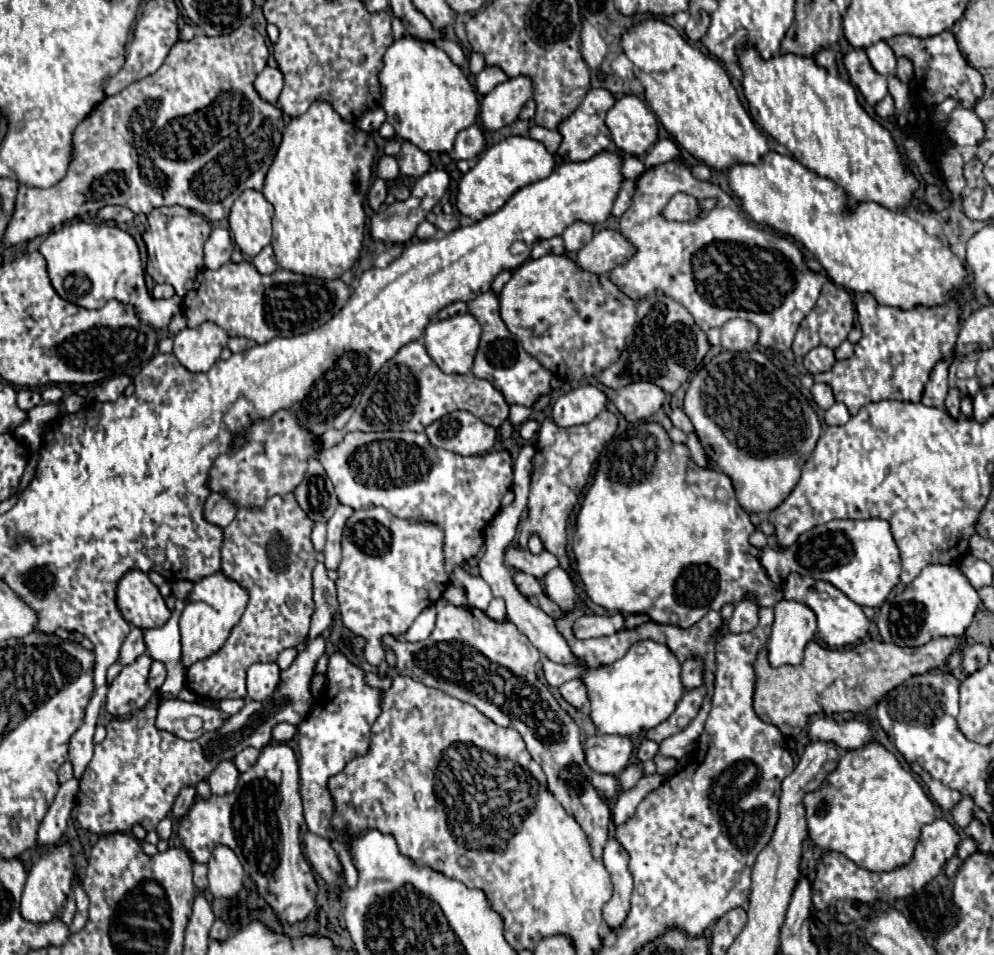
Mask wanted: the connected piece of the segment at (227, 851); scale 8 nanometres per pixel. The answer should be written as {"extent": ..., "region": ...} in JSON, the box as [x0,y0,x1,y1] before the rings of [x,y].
{"extent":[208,845,244,899],"region":[[[226,845],[214,847],[208,867],[210,867],[210,873],[208,873],[210,893],[214,897],[230,899],[242,889],[244,869],[242,869],[242,863],[238,861],[236,853],[230,847],[226,847]]]}

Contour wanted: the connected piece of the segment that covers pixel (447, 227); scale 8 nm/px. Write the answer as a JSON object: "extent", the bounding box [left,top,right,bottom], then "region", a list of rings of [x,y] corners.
{"extent":[434,213,460,231],"region":[[[438,213],[436,215],[436,219],[434,219],[434,225],[438,227],[438,229],[442,229],[442,231],[452,231],[452,229],[456,229],[460,223],[458,223],[458,219],[456,219],[456,215],[446,215],[446,213]]]}

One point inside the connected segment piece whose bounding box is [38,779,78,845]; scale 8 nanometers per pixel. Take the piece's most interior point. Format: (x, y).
(52, 829)

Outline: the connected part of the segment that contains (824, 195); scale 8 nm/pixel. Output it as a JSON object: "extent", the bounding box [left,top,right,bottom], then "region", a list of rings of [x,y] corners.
{"extent":[726,151,964,309],"region":[[[768,151],[760,163],[734,163],[726,171],[732,193],[742,201],[744,211],[758,225],[768,225],[802,243],[816,259],[820,259],[828,277],[850,291],[868,291],[880,305],[912,309],[912,305],[942,305],[950,301],[952,289],[964,287],[964,263],[938,239],[924,231],[920,223],[906,213],[884,209],[878,203],[860,203],[852,213],[846,213],[846,193],[834,181],[820,181],[810,169],[804,169],[796,159]]]}

